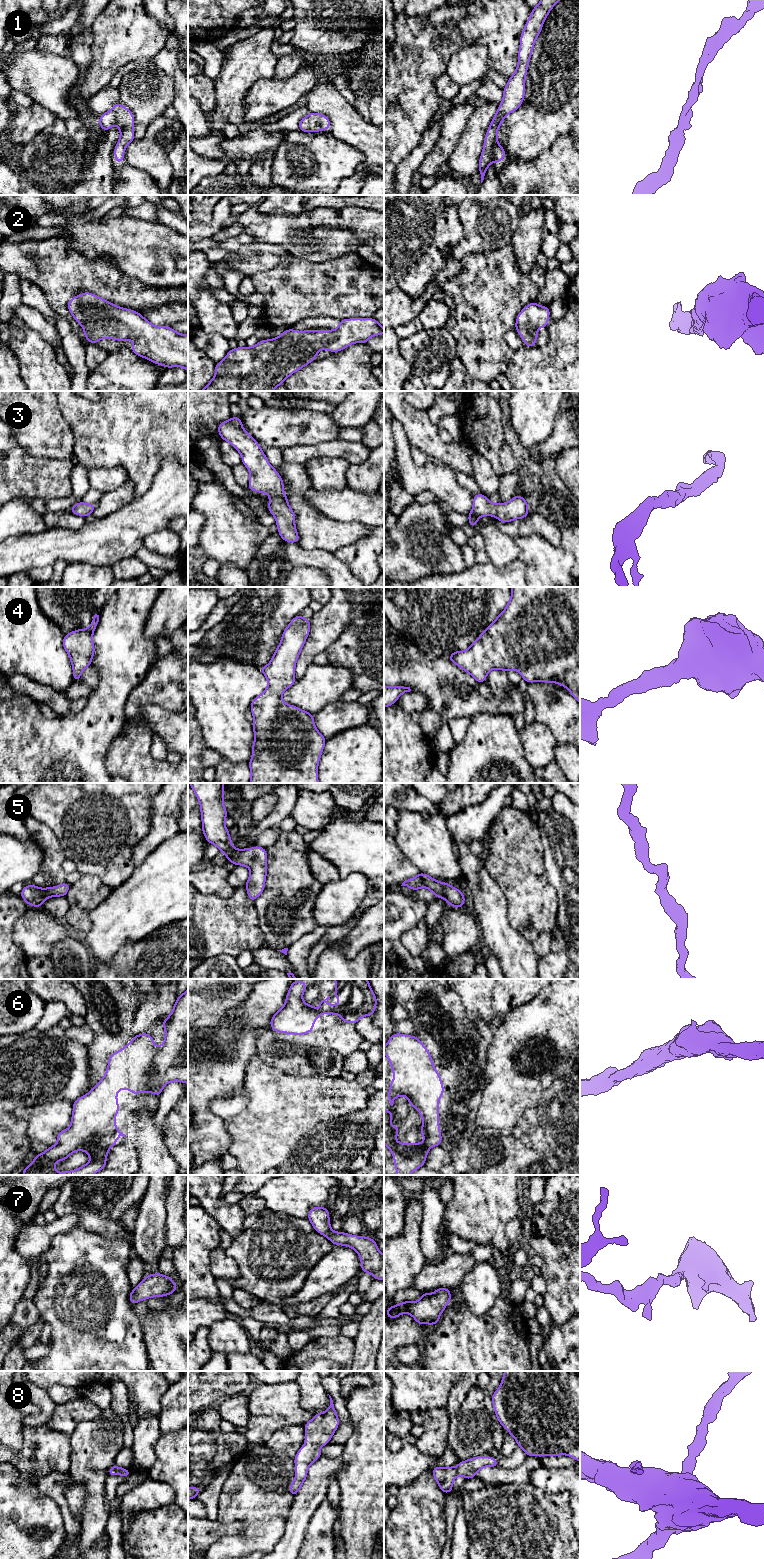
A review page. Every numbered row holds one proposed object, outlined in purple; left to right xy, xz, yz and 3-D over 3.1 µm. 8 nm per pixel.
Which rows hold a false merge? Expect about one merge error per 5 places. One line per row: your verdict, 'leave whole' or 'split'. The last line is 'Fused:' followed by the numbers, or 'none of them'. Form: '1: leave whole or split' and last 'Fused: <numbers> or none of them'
1: leave whole
2: leave whole
3: leave whole
4: leave whole
5: leave whole
6: leave whole
7: leave whole
8: leave whole
Fused: none of them

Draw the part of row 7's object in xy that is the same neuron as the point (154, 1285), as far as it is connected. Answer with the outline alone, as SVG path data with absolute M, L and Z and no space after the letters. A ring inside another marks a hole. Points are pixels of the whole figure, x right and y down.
M158 1272L146 1275L138 1286L132 1289L129 1300L134 1305L148 1298L168 1296L177 1289L178 1287L172 1278Z

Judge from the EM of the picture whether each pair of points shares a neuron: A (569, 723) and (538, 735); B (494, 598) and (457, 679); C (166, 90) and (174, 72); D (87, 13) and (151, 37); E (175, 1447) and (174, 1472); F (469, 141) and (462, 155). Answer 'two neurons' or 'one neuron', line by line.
A: two neurons
B: two neurons
C: two neurons
D: two neurons
E: one neuron
F: one neuron

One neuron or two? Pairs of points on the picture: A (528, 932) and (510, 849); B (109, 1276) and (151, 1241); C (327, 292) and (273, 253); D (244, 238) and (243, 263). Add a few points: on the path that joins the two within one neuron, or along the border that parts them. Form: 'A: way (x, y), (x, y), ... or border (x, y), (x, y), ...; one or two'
A: way (532, 911), (532, 890), (521, 870); one
B: border (131, 1243), (134, 1252); two
C: border (286, 252), (287, 262), (280, 262), (264, 271); two
D: border (235, 238), (246, 246); two

